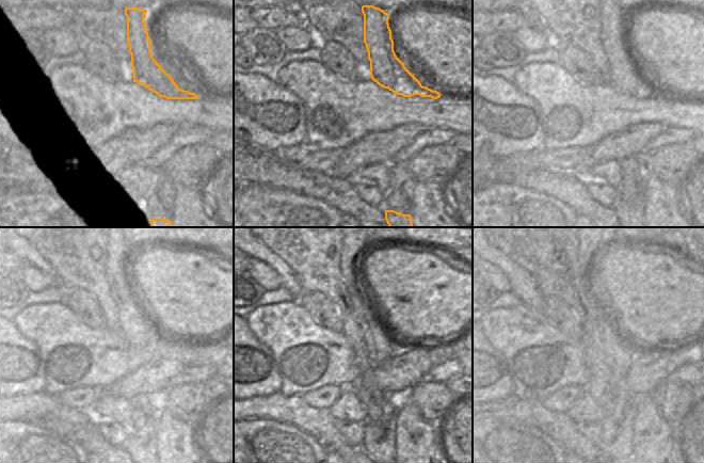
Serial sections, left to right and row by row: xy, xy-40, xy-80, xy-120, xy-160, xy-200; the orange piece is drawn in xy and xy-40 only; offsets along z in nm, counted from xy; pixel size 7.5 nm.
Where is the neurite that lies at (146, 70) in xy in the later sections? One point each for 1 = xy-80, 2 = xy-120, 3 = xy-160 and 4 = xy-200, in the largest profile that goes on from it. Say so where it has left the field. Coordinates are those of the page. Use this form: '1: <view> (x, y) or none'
1: xy-80 (623, 73)
2: xy-120 (139, 323)
3: xy-160 (379, 336)
4: xy-200 (616, 443)

